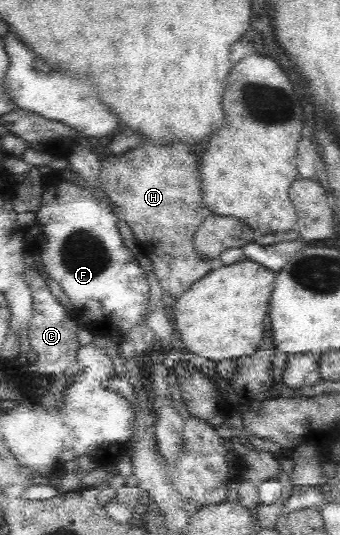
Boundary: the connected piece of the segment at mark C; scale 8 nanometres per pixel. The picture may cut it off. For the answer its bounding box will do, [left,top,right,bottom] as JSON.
[24,267,82,377]

